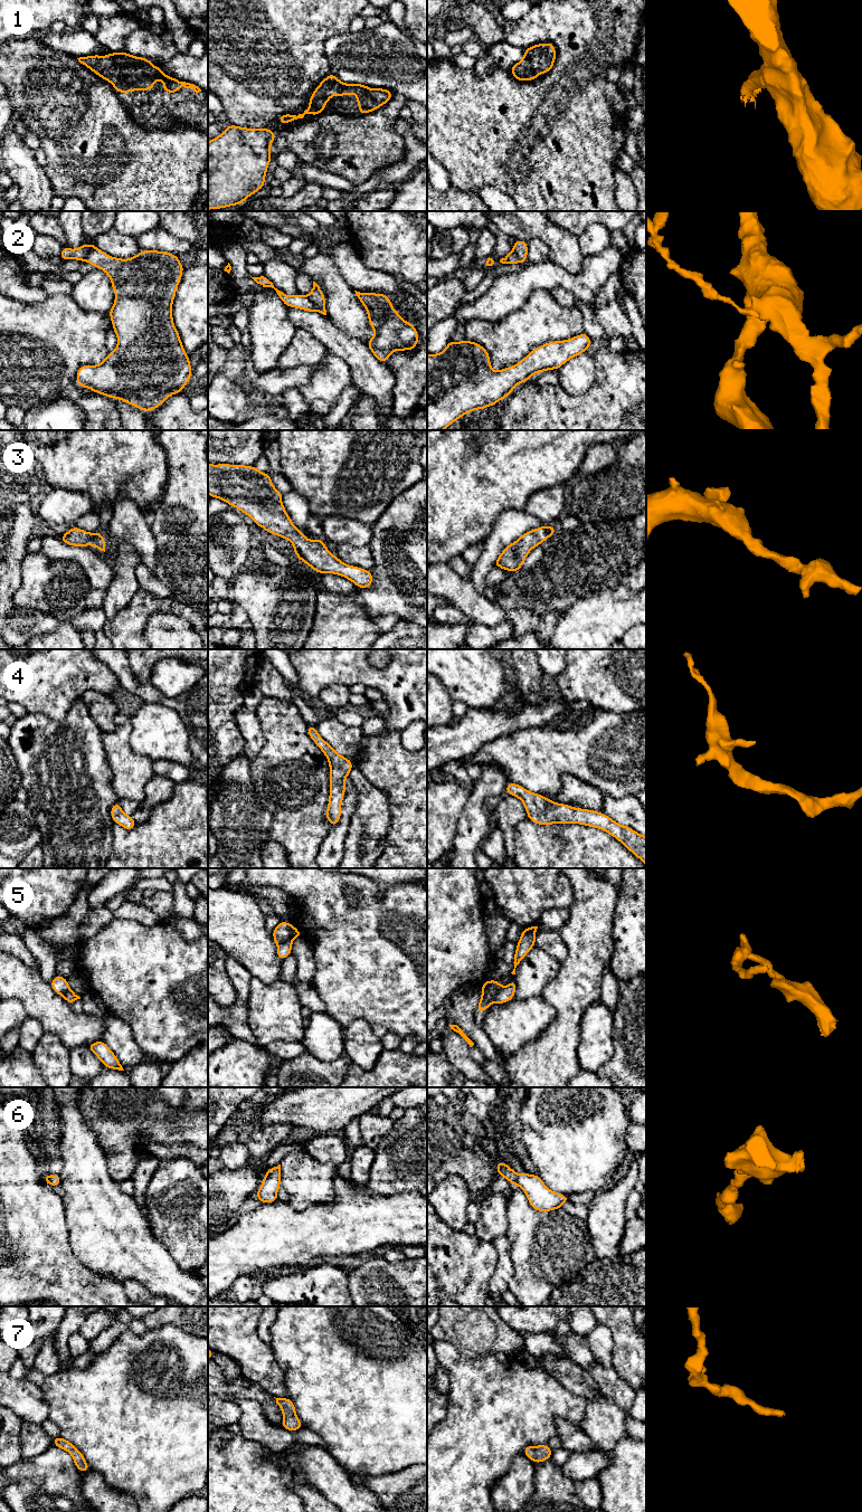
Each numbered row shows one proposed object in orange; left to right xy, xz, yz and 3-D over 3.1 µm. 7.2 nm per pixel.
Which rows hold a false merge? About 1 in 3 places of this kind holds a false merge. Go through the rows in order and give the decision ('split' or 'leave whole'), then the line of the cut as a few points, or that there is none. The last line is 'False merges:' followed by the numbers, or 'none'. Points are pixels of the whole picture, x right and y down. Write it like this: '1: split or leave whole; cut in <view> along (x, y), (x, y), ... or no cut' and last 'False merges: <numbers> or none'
1: leave whole; no cut
2: split; cut in xz along (306, 296), (319, 311)
3: leave whole; no cut
4: leave whole; no cut
5: split; cut in xz along (292, 925), (292, 934), (278, 945)
6: leave whole; no cut
7: leave whole; no cut
False merges: 2, 5

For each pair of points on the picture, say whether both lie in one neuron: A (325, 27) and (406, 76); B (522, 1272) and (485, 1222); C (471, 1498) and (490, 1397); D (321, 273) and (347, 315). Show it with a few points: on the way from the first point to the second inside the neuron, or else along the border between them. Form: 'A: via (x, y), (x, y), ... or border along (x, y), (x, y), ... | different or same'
A: border along (348, 31), (332, 35), (327, 39), (327, 58) | different
B: border along (508, 1207), (508, 1229), (504, 1233) | different
C: via (471, 1473), (471, 1448), (488, 1422) | same
D: via (331, 283), (342, 305) | same

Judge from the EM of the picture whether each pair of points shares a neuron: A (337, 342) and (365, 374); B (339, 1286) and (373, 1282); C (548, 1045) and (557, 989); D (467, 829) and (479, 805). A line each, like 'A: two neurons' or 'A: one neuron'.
A: one neuron
B: two neurons
C: one neuron
D: one neuron

